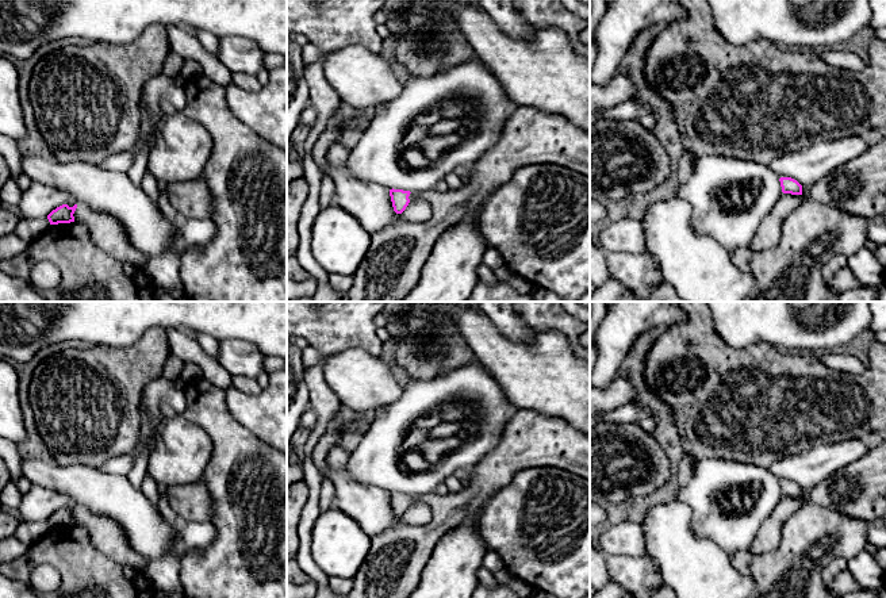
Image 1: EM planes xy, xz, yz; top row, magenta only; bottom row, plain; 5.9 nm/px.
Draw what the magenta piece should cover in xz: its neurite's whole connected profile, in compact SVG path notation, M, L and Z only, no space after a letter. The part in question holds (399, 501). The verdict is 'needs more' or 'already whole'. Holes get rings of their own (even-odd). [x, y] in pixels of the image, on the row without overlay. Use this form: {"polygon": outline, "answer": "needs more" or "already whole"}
{"polygon": "M515 410L494 451L469 471L469 482L459 492L410 495L390 492L394 514L402 517L409 506L426 502L433 518L423 526L402 522L372 537L365 561L354 575L346 598L409 598L421 582L422 571L440 540L467 521L479 520L495 492L506 487L514 475L533 467L557 467L590 482L590 437L561 418L533 410Z", "answer": "needs more"}

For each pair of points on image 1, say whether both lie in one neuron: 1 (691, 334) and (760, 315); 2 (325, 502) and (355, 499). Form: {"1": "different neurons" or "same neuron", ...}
{"1": "different neurons", "2": "different neurons"}

